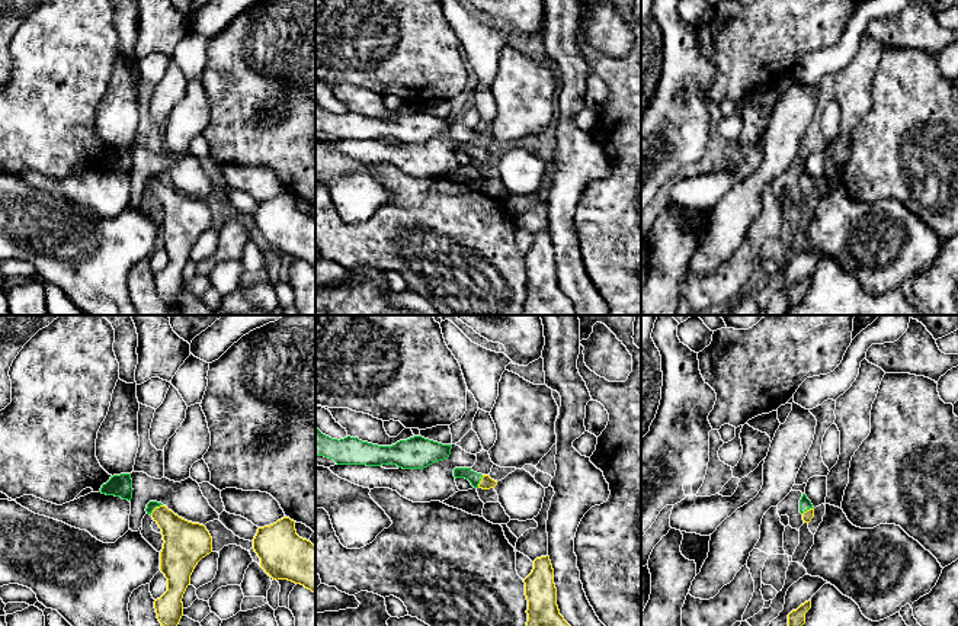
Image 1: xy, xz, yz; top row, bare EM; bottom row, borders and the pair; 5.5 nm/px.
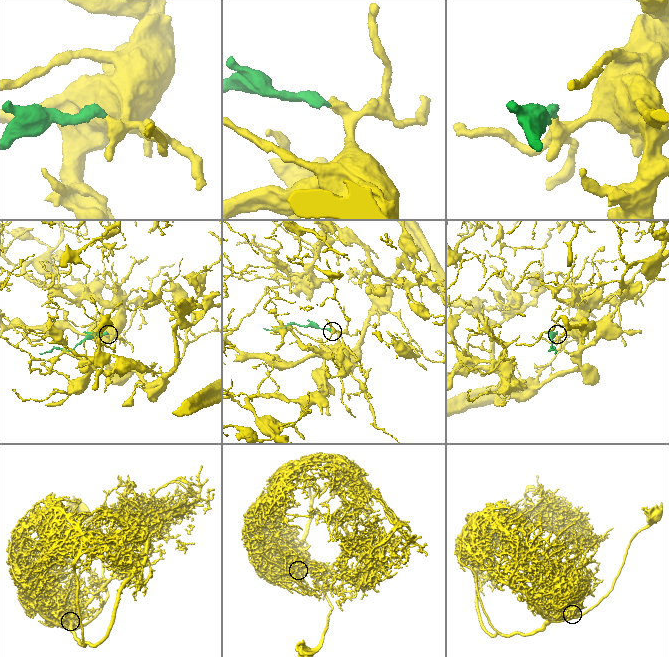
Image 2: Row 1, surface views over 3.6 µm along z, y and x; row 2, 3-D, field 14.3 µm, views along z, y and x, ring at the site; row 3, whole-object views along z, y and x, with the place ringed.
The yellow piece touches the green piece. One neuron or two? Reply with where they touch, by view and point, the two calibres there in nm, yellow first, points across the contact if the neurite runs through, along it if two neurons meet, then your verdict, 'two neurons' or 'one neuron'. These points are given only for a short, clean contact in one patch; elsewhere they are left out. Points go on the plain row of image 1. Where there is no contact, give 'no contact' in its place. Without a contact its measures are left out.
xz (480, 156) | 70/70 nm | across xz (486, 157), (480, 156), (474, 153) | one neuron

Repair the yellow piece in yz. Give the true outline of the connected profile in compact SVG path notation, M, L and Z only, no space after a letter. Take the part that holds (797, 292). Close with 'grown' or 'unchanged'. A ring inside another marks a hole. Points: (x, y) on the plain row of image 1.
M805 276L788 289L788 306L797 306L805 298L805 288L811 283L811 276Z; unchanged

